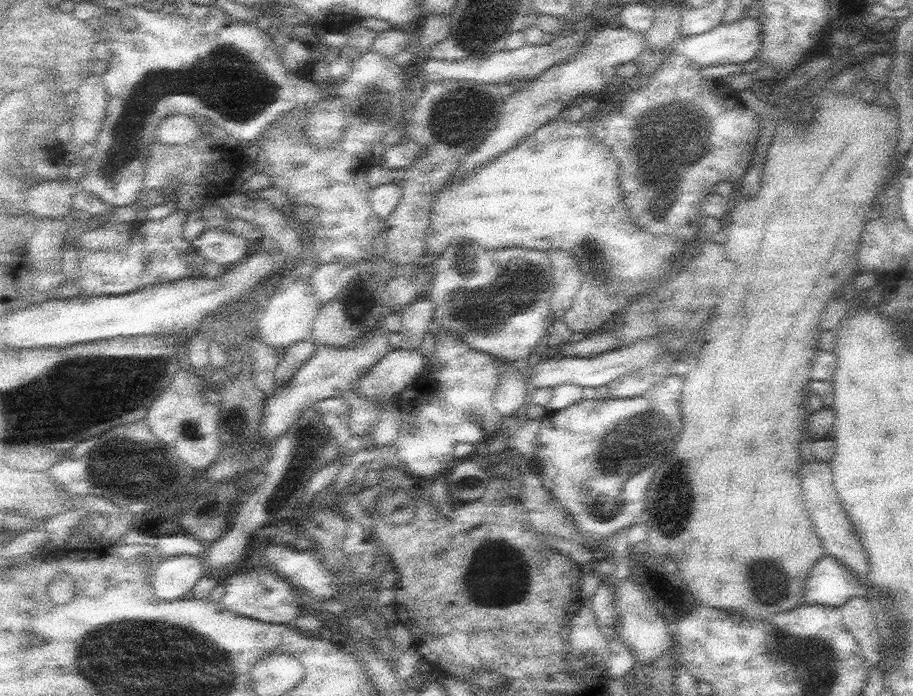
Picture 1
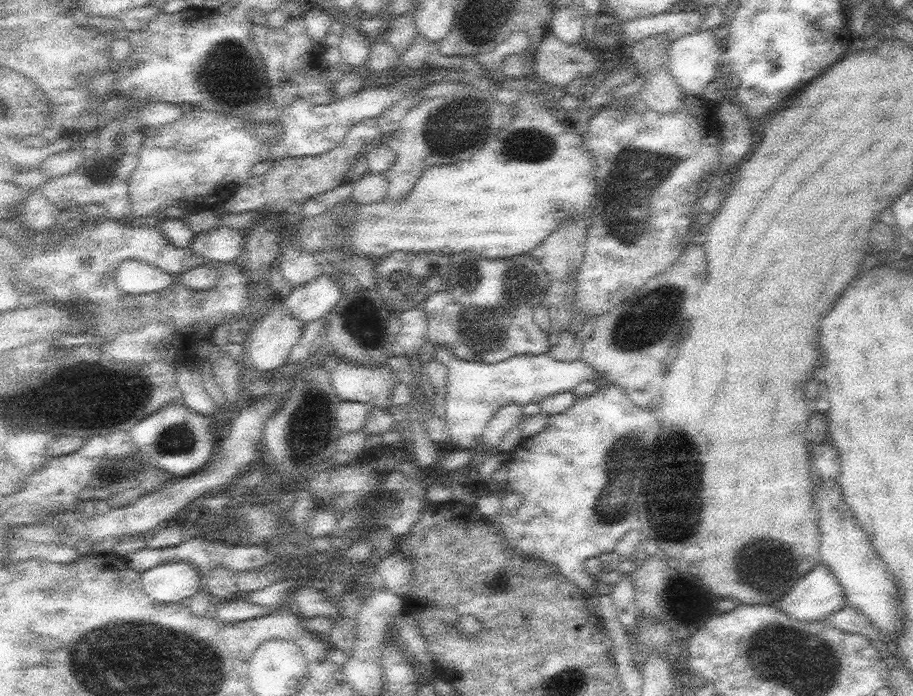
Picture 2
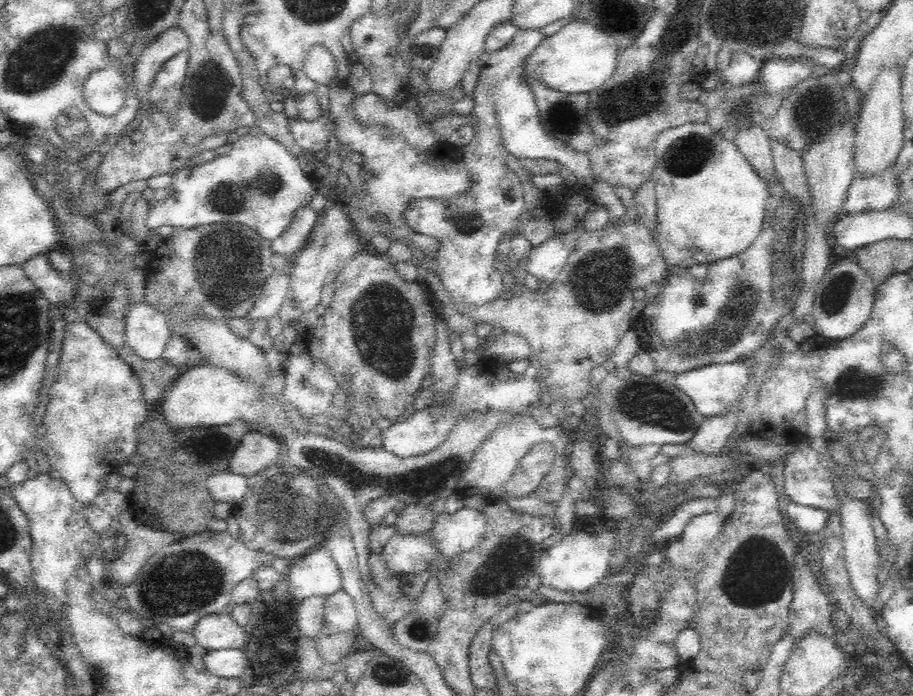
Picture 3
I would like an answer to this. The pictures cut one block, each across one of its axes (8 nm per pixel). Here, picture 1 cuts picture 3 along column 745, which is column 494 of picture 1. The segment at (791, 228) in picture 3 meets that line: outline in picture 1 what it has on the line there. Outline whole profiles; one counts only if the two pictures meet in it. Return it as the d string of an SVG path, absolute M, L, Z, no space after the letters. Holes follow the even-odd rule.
M462 240L446 246L439 257L430 292L430 300L436 308L433 318L439 328L449 331L470 349L487 353L491 358L508 360L515 363L522 374L531 374L530 354L542 339L548 338L550 325L555 320L551 308L553 267L547 251L526 250L522 246L485 250L476 240Z

